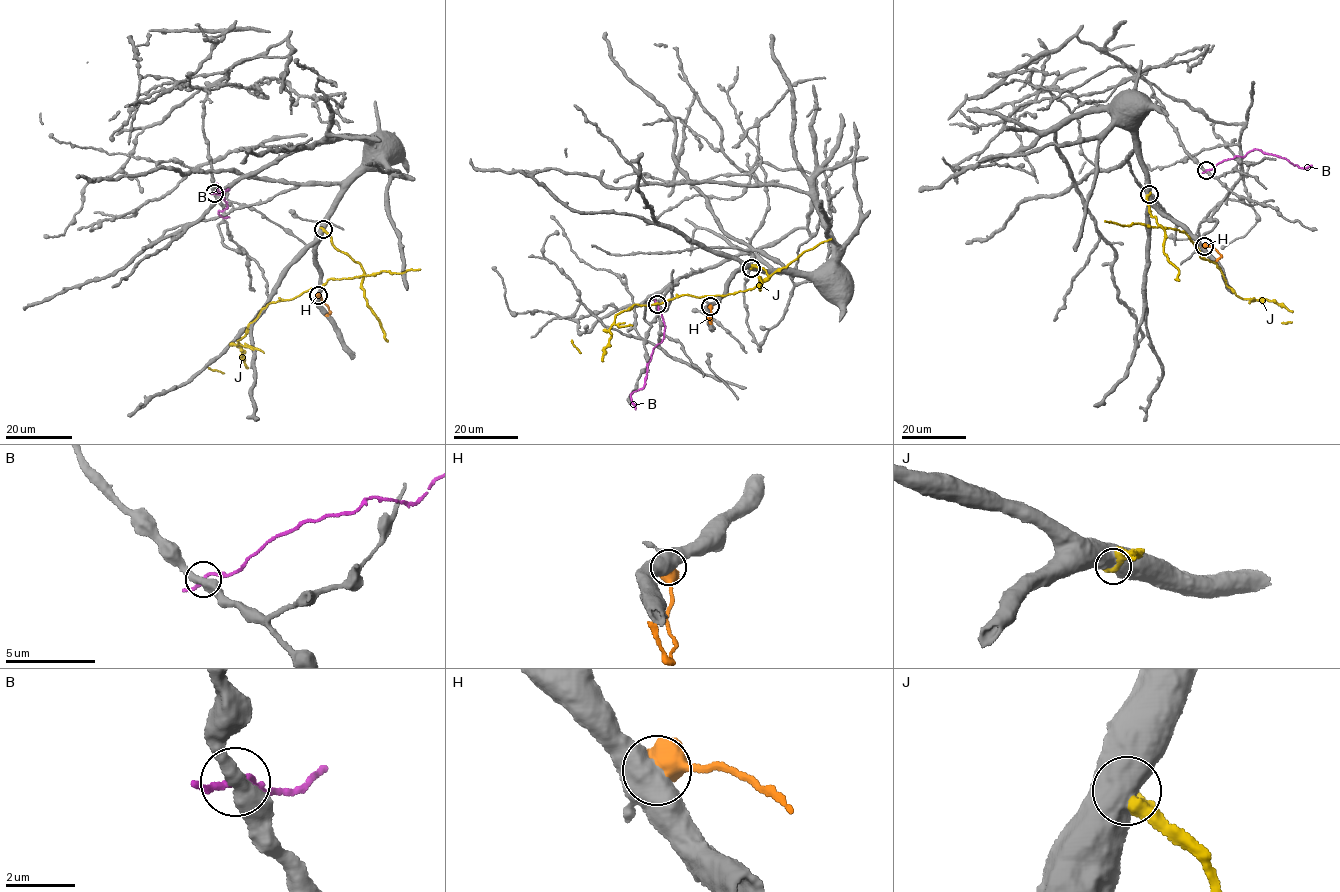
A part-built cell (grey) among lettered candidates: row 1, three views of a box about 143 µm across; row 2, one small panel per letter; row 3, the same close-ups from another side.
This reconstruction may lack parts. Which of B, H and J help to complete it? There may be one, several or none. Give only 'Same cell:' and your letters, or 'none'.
Same cell: none

